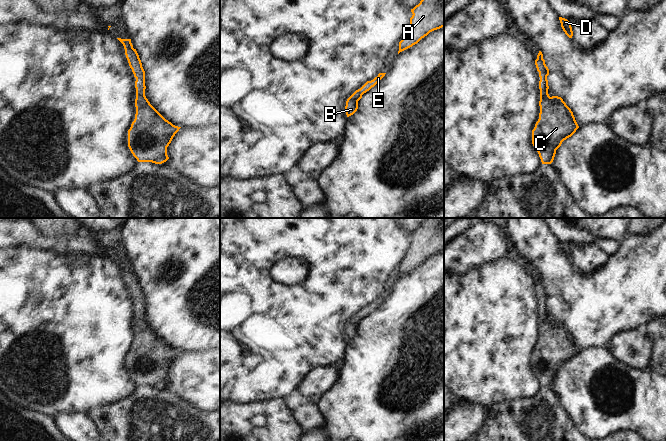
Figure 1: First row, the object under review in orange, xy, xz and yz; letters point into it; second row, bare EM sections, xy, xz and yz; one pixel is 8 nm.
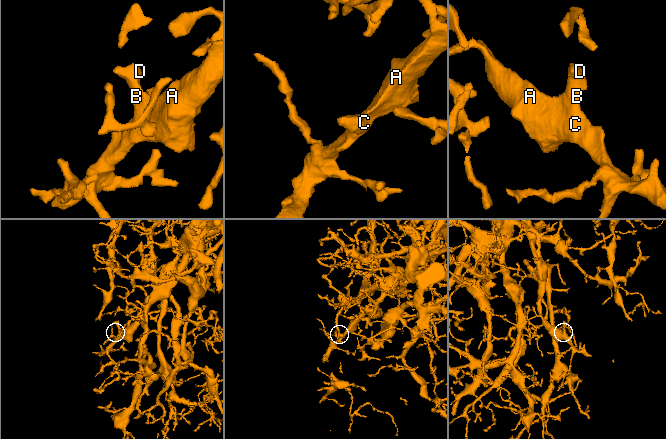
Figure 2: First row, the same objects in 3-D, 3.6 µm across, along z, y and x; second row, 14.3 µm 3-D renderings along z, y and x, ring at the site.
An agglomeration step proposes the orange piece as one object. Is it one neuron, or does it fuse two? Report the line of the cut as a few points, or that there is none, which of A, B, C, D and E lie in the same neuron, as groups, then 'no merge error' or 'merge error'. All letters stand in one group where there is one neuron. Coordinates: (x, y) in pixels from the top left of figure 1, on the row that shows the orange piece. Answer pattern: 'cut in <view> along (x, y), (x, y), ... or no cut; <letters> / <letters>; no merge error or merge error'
no cut; A B C D E; no merge error

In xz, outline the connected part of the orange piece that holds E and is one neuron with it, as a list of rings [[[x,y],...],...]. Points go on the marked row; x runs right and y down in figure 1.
[[[379,73],[371,81],[367,81],[360,89],[356,90],[346,101],[345,111],[347,117],[353,115],[358,109],[358,101],[362,98],[362,95],[374,87],[386,73]]]

